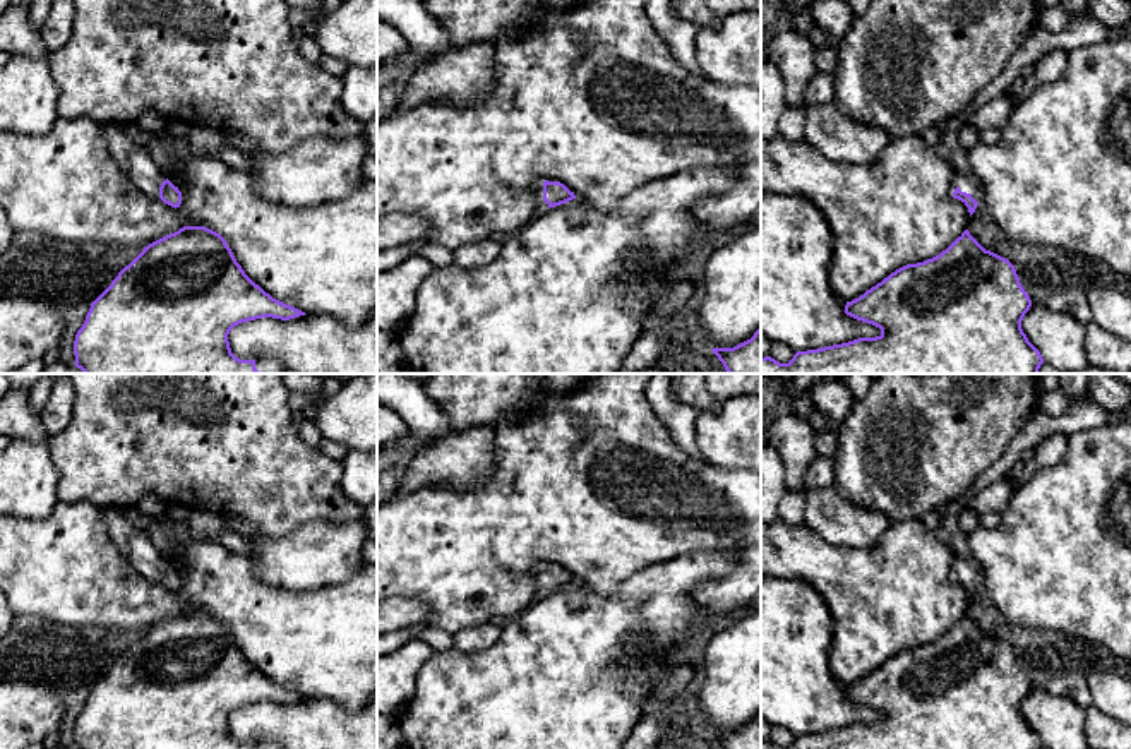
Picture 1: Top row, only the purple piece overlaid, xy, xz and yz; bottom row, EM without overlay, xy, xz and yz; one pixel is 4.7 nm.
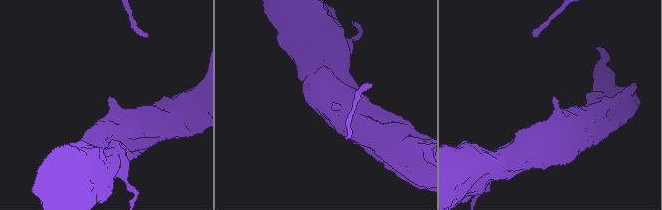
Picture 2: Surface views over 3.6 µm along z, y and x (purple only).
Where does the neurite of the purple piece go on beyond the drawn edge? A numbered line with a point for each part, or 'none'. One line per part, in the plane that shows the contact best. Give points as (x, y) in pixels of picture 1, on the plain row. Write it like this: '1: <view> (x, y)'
1: yz (967, 568)

